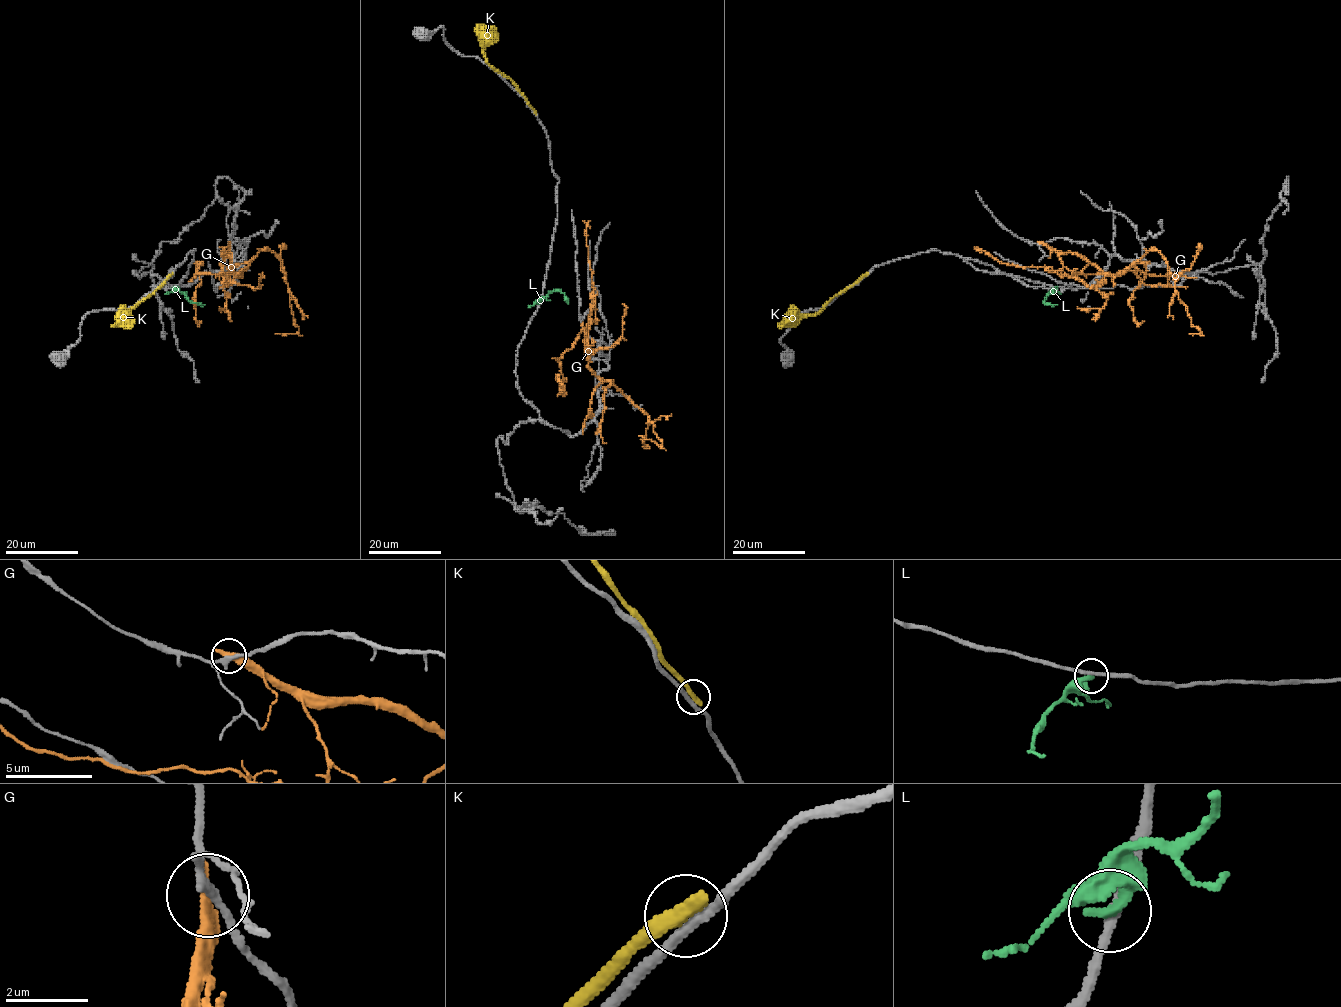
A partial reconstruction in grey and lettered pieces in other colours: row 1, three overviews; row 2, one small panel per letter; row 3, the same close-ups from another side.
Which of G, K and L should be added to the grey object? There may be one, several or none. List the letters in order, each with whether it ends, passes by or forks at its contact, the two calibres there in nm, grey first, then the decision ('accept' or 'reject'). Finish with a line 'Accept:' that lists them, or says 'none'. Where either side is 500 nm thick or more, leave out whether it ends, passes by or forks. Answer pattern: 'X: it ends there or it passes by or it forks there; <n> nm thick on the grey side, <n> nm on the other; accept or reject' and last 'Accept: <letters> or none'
G: it ends there; 180 nm thick on the grey side, 440 nm on the other; reject
K: it ends there; 240 nm thick on the grey side, 400 nm on the other; reject
L: it ends there; 200 nm thick on the grey side, 300 nm on the other; reject
Accept: none

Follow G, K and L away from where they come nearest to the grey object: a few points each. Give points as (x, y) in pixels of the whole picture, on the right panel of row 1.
G: (1041, 243), (1079, 254), (1112, 274), (1156, 249), (1199, 332), (1189, 333)
K: (865, 274), (836, 293), (815, 314), (777, 325)
L: (1056, 287), (1043, 303), (1057, 304)

